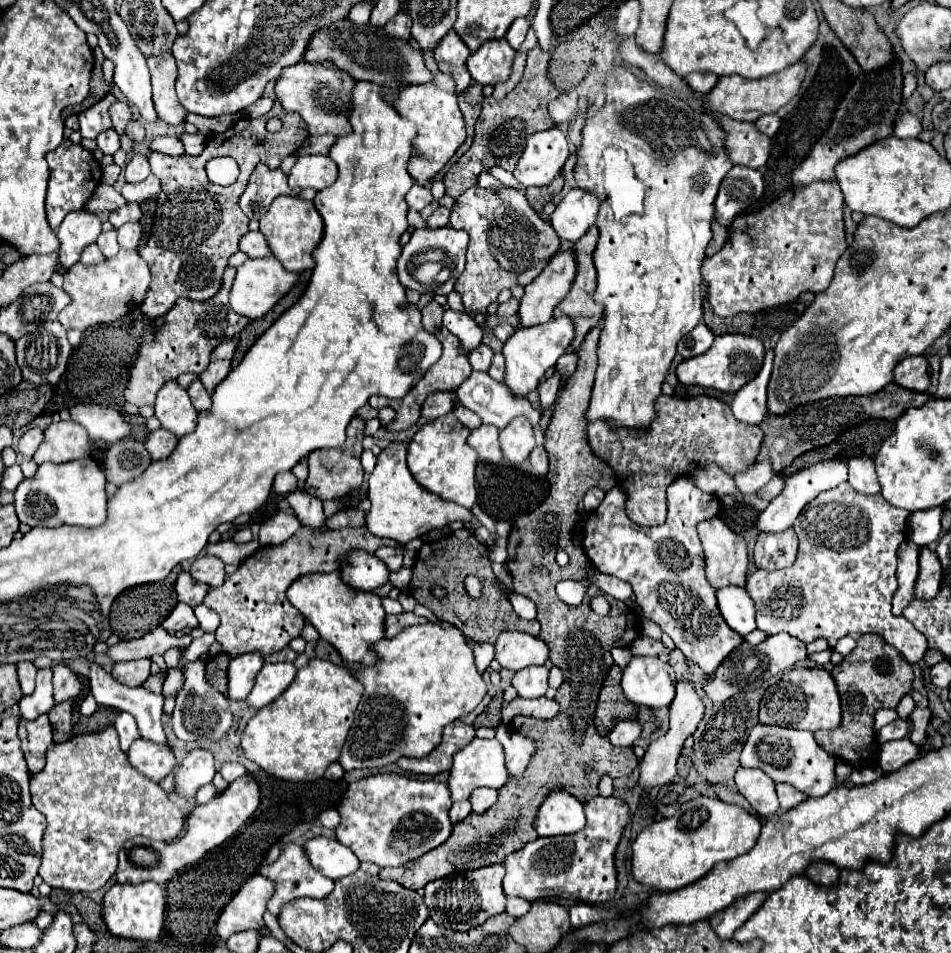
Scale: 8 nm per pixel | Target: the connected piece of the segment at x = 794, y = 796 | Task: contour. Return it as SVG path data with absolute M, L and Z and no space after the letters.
M777 783L777 797L779 797L779 803L781 803L783 811L793 809L795 805L799 805L801 801L807 799L805 795L801 795L795 787L791 787L787 783Z

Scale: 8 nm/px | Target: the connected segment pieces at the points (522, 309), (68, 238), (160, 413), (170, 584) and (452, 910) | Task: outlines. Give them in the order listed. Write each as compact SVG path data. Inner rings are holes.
M559 251L539 277L525 287L525 295L519 305L519 319L523 327L533 327L549 321L553 309L567 297L569 287L577 275L575 251Z
M87 209L69 213L57 229L57 237L61 241L59 263L65 267L75 265L79 261L81 251L87 245L95 243L99 233L101 233L101 219L95 213Z
M175 381L165 383L165 387L161 387L157 393L155 417L161 421L163 429L177 437L189 435L197 423L197 411L191 405L187 391L181 389Z
M175 567L167 579L163 579L161 583L151 583L151 585L139 585L139 587L131 587L127 591L123 591L113 607L111 607L111 631L125 641L131 639L139 639L141 635L145 635L147 631L159 627L163 623L163 619L173 611L173 607L177 605L177 597L175 597L175 579L181 573L181 567Z
M489 865L489 867L449 875L439 881L431 881L429 885L425 885L425 903L429 907L431 919L441 927L453 931L469 931L485 923L489 917L503 913L505 911L505 895L501 889L503 875L505 875L503 865ZM445 895L447 895L447 905L445 905ZM445 907L447 907L447 915L445 915Z

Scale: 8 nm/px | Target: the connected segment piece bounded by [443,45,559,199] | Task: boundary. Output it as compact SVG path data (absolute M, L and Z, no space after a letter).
M539 45L533 47L527 53L527 65L525 65L525 73L521 77L521 81L517 83L517 87L507 93L505 99L495 101L495 99L483 99L483 109L481 115L475 123L475 139L471 149L447 171L445 175L445 189L447 195L451 195L453 199L457 199L465 189L477 185L477 175L481 171L487 171L491 165L499 165L507 171L513 171L523 149L527 143L527 137L531 133L543 131L551 127L551 119L547 113L547 105L549 101L553 101L559 91L553 87L553 83L547 77L547 63L551 59L549 51L543 51Z

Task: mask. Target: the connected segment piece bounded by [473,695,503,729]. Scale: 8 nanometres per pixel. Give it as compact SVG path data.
M495 695L493 701L489 703L487 711L481 713L481 715L475 719L473 727L475 727L475 729L477 729L477 727L497 727L497 725L501 723L501 703L503 703L503 697L501 697L501 695Z

